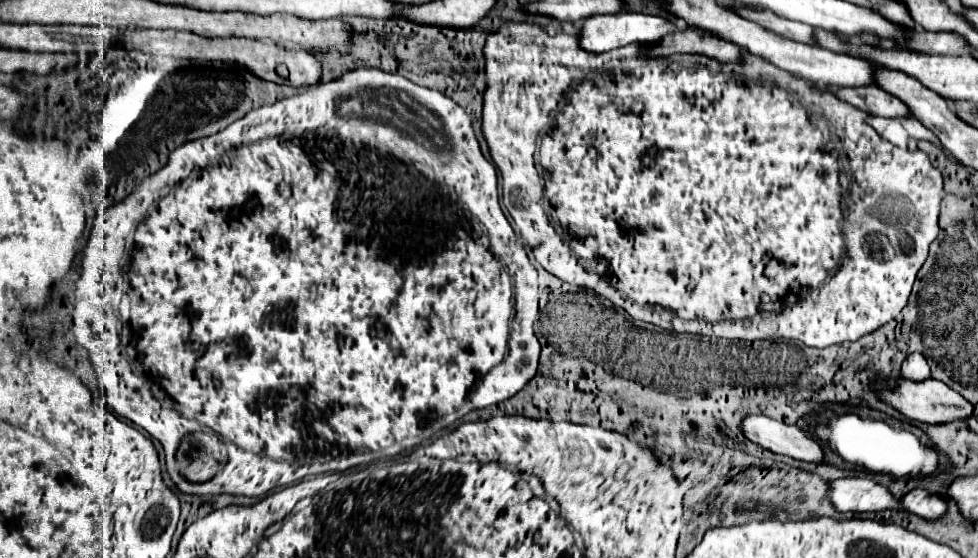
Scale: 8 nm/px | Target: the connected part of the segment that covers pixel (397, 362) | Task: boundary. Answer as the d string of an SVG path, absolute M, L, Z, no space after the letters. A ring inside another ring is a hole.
M357 68L327 84L319 82L315 86L309 86L303 94L283 98L271 106L261 106L257 110L251 110L247 116L243 116L241 120L227 126L223 132L215 136L219 138L207 136L207 138L191 140L179 146L177 150L173 150L167 166L151 174L133 191L129 200L135 200L139 206L135 204L135 214L131 214L131 218L127 220L143 220L135 228L133 244L127 246L127 228L125 230L119 228L119 232L125 232L125 242L123 242L125 248L121 252L121 258L119 258L119 250L115 250L115 262L111 262L111 270L103 270L103 282L99 282L99 278L91 278L91 274L83 270L75 290L77 302L73 312L73 334L77 342L89 352L89 358L97 368L107 404L119 416L141 426L163 444L167 472L171 480L179 486L179 490L191 492L191 494L211 494L211 496L217 496L217 494L265 496L267 492L275 488L285 488L311 474L323 474L331 470L345 472L349 468L365 466L375 460L396 458L401 456L407 448L415 448L423 440L429 440L439 430L451 426L455 420L463 418L467 412L485 408L515 396L535 376L539 352L541 352L541 344L533 332L533 324L539 318L537 270L529 262L523 246L517 244L517 236L511 224L507 222L505 214L501 212L499 194L497 194L497 170L481 154L471 118L465 114L465 110L459 104L455 104L451 98L447 98L439 90L415 86L411 80L399 74L389 74L377 68ZM385 86L413 94L413 98L419 104L431 110L443 122L443 130L449 138L449 146L425 148L423 144L413 140L409 134L405 134L403 130L391 124L369 120L369 118L343 118L337 112L339 100L357 96L357 94L367 94L371 90L379 90ZM461 154L467 154L467 166L475 170L475 178L471 178L471 194L467 194L467 206L487 226L491 242L487 242L485 226L477 218L475 222L467 222L467 214L463 214L463 206L455 206L455 202L447 202L445 198L445 192L461 190L461 184L459 184L461 180L459 156ZM401 268L407 268L407 274L419 274L419 278L427 282L429 290L411 290L411 282L401 282L403 280ZM203 428L211 428L221 440L227 442L229 460L211 480L189 482L177 470L175 452L185 434L203 430Z

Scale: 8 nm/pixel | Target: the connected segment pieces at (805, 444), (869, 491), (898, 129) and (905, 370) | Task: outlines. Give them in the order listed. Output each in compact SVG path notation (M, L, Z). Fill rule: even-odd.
M749 414L741 420L741 432L751 442L805 462L823 462L823 446L811 432L777 422L763 414Z
M837 478L837 480L829 482L829 496L831 496L831 502L837 512L849 512L849 510L851 512L881 512L887 508L903 510L899 500L895 500L885 486L881 486L869 478Z
M873 116L871 118L871 126L883 136L883 138L887 138L889 142L893 142L893 144L897 144L897 146L907 146L907 132L905 132L905 128L901 126L901 120L897 120L897 118L877 118L877 116Z
M919 352L909 354L909 356L903 360L901 374L903 374L905 378L913 378L913 380L925 380L925 378L929 378L929 364L927 364L925 356L919 354Z

